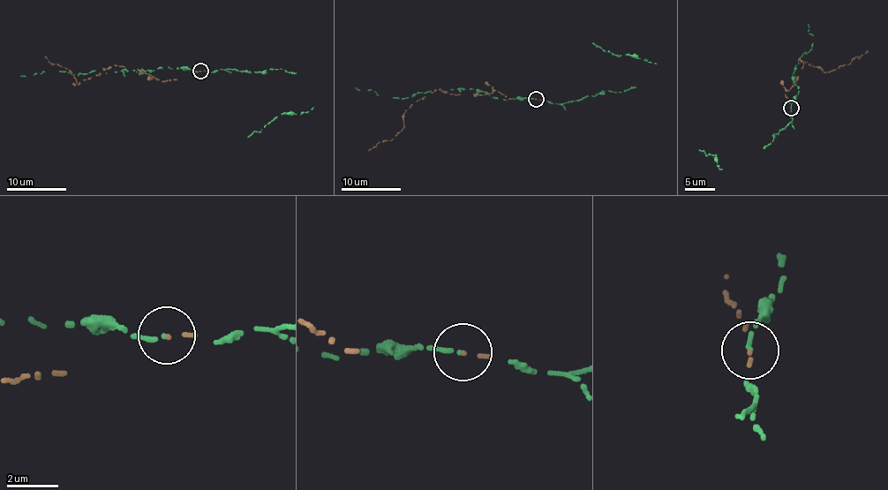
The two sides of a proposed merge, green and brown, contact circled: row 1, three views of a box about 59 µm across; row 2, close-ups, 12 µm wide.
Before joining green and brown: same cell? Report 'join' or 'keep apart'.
keep apart

